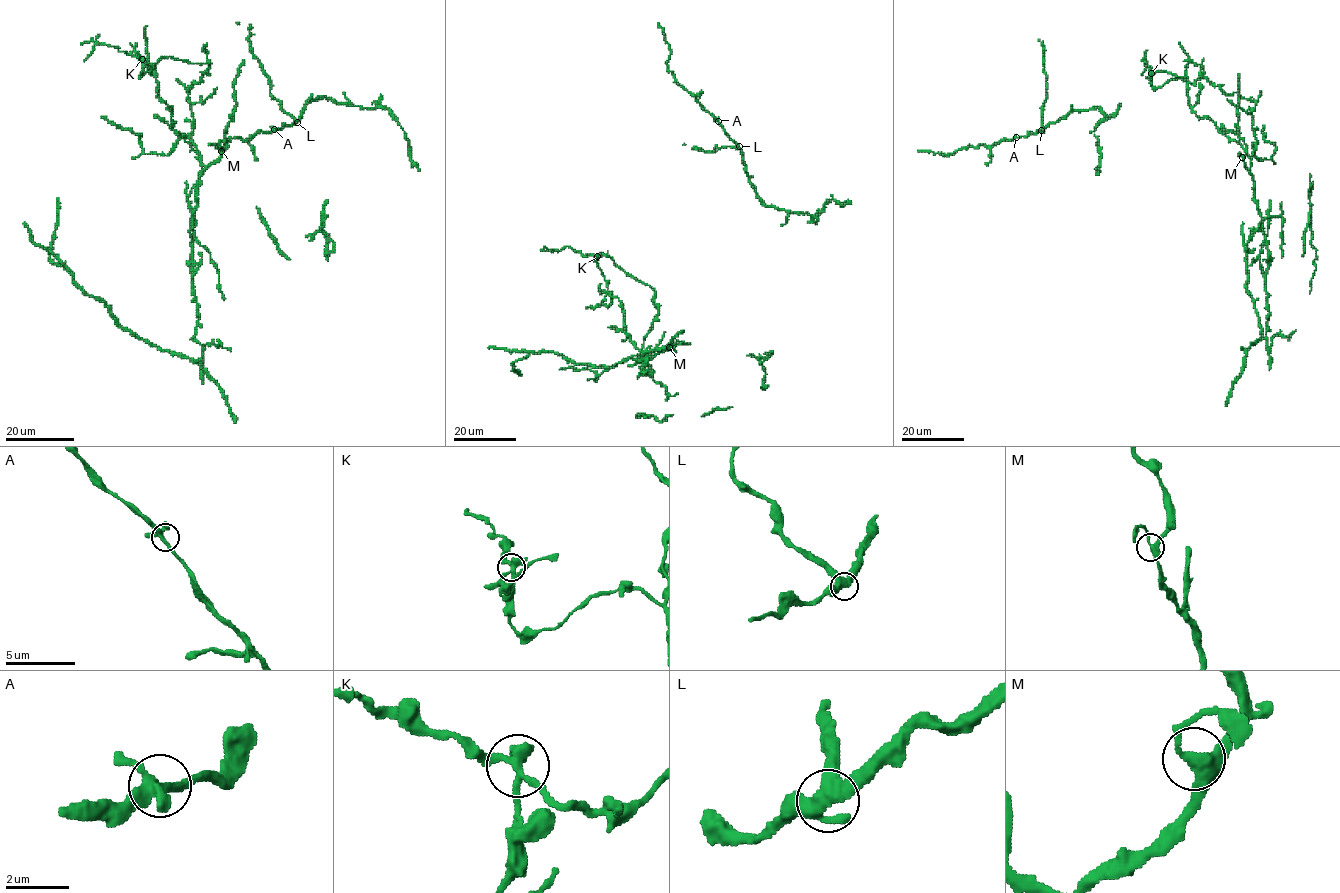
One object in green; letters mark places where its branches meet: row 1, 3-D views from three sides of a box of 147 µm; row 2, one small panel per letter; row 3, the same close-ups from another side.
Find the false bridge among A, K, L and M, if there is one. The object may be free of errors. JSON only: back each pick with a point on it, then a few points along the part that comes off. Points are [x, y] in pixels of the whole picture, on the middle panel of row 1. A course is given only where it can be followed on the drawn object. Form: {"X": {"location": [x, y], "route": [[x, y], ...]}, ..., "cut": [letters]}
{"K": {"location": [597, 256], "route": [[597, 256], [584, 256], [568, 246], [559, 250], [543, 247]]}, "cut": ["K"]}

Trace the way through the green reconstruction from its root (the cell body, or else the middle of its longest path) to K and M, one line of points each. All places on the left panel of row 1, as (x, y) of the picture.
K: (192, 254), (191, 219), (204, 167), (170, 127), (172, 110), (158, 95), (153, 65), (141, 75), (142, 59)
M: (192, 254), (190, 225), (199, 176), (221, 156), (221, 151)

